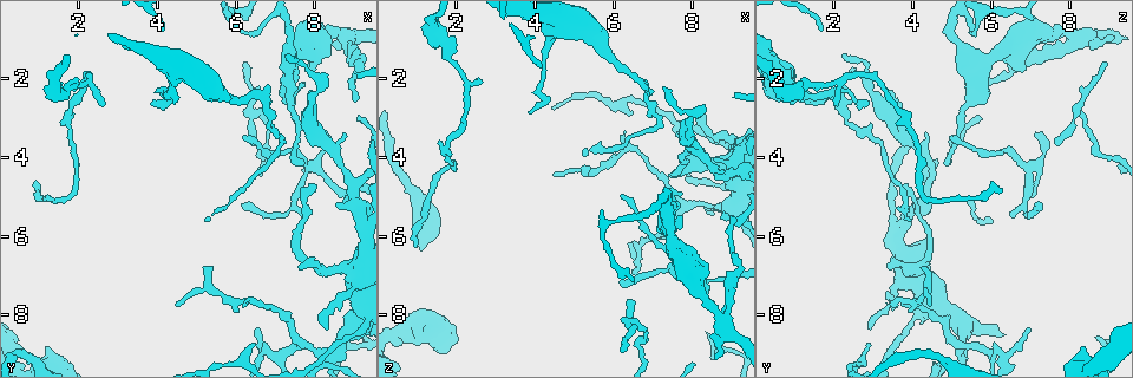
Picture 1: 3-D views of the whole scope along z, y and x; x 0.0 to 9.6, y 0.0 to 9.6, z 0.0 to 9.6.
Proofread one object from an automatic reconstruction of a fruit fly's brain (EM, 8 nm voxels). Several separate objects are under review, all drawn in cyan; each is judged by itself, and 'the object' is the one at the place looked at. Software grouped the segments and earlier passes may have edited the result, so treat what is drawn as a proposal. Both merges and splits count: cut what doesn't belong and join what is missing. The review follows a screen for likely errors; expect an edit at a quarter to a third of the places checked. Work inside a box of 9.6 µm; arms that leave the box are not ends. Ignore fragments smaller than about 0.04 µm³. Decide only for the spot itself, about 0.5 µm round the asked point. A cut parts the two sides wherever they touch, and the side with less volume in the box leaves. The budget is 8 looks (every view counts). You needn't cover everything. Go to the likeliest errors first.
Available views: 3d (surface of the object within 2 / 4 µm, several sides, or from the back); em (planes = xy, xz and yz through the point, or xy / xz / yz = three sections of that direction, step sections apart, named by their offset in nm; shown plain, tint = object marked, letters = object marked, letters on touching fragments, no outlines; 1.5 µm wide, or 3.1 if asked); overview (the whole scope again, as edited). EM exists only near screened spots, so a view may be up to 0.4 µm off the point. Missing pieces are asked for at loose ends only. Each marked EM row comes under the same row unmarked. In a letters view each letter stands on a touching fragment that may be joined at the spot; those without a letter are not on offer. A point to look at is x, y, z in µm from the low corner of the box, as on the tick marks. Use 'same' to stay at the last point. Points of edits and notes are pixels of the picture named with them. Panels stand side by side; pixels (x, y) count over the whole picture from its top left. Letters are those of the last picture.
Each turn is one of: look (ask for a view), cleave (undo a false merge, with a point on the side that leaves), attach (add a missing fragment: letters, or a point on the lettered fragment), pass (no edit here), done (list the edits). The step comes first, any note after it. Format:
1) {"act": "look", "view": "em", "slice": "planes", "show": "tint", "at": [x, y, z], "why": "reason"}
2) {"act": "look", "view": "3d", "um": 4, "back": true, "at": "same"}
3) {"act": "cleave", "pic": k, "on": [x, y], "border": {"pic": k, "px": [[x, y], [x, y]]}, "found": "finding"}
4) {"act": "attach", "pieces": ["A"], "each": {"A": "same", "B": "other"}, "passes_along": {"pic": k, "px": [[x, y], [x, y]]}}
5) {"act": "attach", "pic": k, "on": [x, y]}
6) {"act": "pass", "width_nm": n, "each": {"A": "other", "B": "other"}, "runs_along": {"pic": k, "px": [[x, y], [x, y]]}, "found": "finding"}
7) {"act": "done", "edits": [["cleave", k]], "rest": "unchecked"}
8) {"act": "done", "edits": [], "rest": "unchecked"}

{"act": "look", "view": "em", "slice": "xz", "step": 8, "show": "tint", "at": [8.30, 3.35, 7.15], "why": "tapers out"}

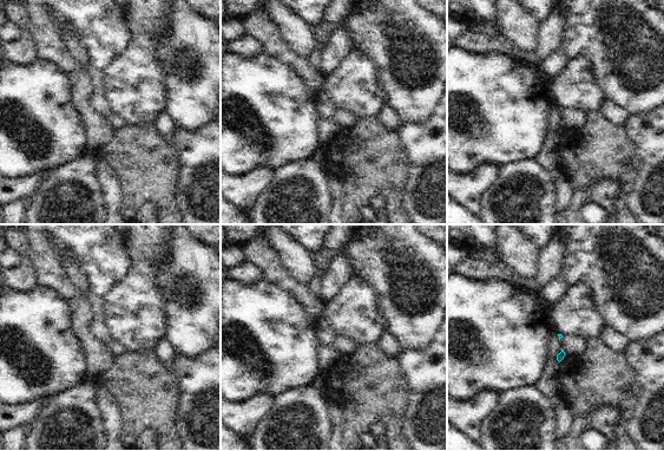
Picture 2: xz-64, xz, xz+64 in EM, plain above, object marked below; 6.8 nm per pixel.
{"act": "look", "view": "em", "slice": "planes", "show": "letters", "at": "same", "why": "another direction"}

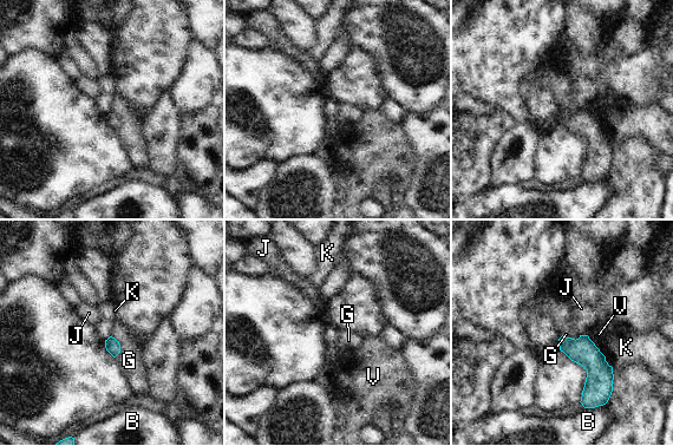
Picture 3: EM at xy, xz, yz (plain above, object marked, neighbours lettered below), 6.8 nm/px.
{"act": "pass", "each": {"B": "other", "G": "other", "J": "other", "K": "other", "V": "other"}, "border": {"pic": 3, "px": [[110, 335], [119, 345], [115, 358]]}, "found": "no lettered fragment goes on from it"}

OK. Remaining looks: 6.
{"act": "look", "view": "3d", "um": 2, "at": [6.15, 3.50, 5.05], "why": "branch stops here"}

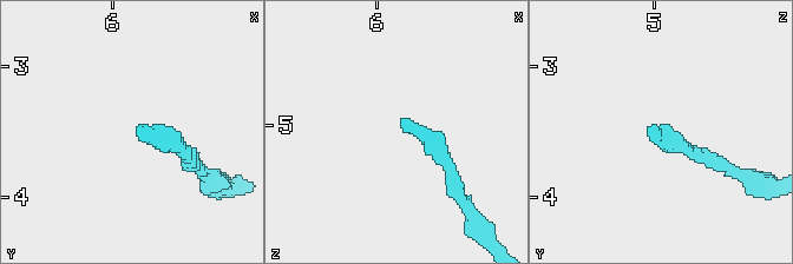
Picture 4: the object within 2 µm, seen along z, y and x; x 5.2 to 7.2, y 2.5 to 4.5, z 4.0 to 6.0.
{"act": "look", "view": "em", "slice": "xz", "step": 4, "show": "letters", "at": [6.16, 3.48, 4.98], "why": "now the EM"}

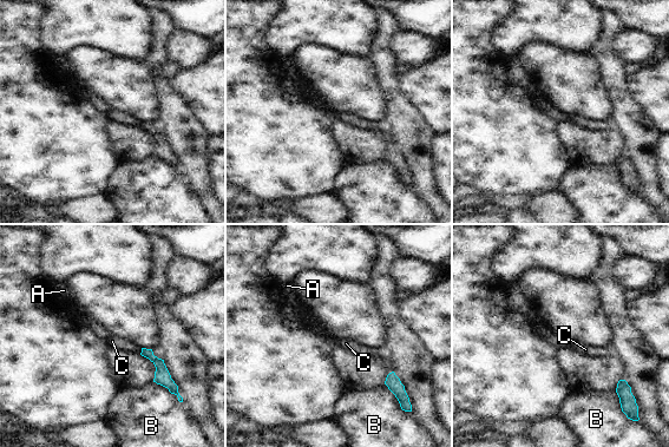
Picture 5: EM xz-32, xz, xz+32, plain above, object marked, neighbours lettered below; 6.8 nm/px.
{"act": "pass", "each": {"A": "other", "B": "other", "C": "other"}, "border": {"pic": 5, "px": [[142, 348], [139, 353]]}, "found": "no lettered fragment goes on from it"}

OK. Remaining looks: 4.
{"act": "look", "view": "3d", "um": 2, "at": [8.55, 0.95, 9.10], "why": "branch stops here"}

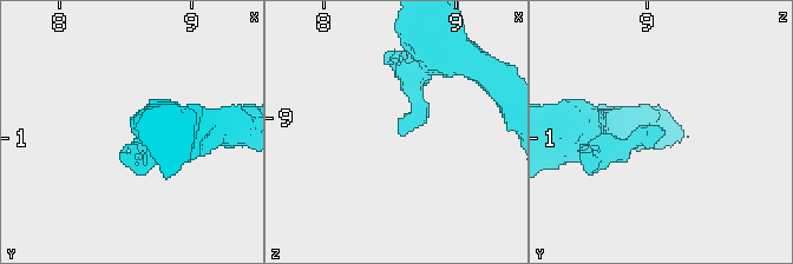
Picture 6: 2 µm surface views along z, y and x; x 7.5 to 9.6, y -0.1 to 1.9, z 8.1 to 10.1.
{"act": "look", "view": "em", "slice": "yz", "step": 8, "show": "letters", "at": [8.62, 0.96, 9.14], "why": "now the EM"}

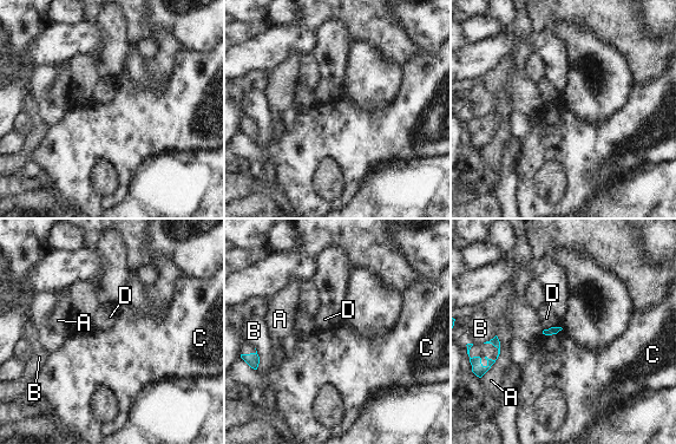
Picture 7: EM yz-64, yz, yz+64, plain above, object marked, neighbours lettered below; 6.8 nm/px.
{"act": "pass", "longest_contact_nm": ["A", 220], "each": {"A": "other", "B": "other", "C": "other", "D": "other"}, "border": {"pic": 7, "px": [[562, 328], [556, 333], [543, 334]]}, "found": "no lettered fragment goes on from it"}

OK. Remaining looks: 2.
{"act": "done", "edits": [], "rest": "unchecked"}

